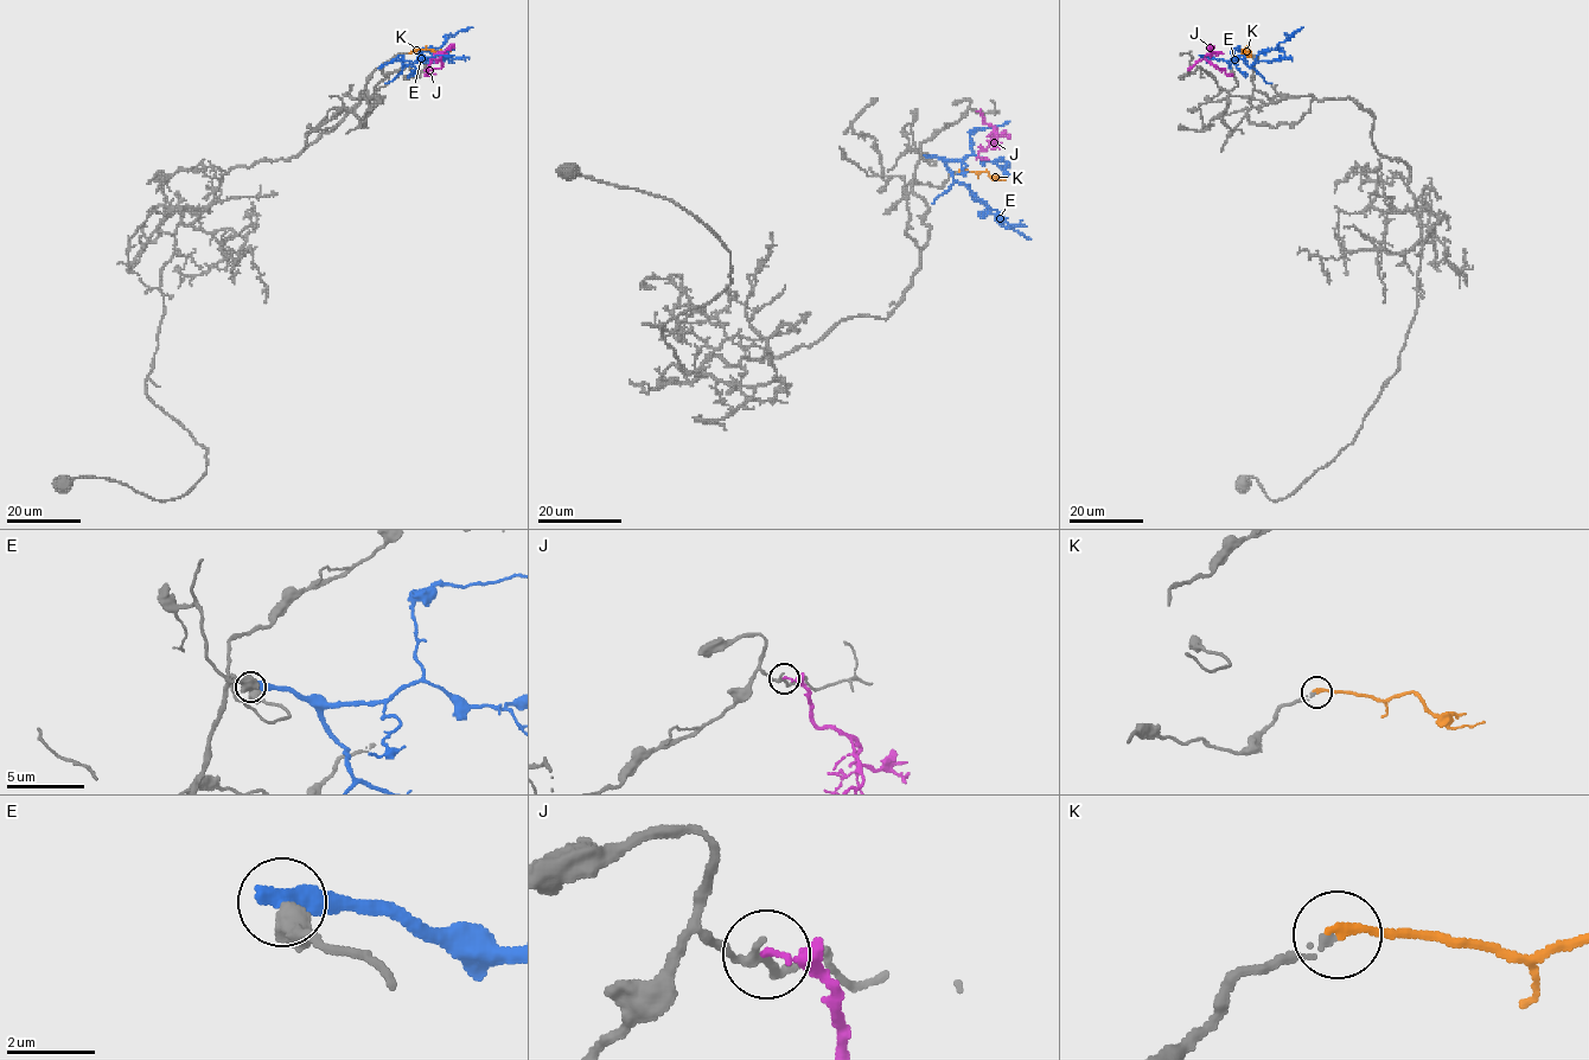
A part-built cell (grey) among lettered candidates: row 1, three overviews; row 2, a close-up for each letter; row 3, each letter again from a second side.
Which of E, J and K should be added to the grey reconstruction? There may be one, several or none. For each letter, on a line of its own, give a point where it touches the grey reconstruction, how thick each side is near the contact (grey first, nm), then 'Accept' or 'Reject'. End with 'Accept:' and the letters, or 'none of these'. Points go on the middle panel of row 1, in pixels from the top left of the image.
E: Touches grey at (926, 155). Thickness 550 nm (grey) against 440 nm. Reject
J: Touches grey at (976, 110). Thickness 180 nm (grey) against 170 nm. Reject
K: Touches grey at (959, 171). Thickness 130 nm (grey) against 190 nm. Accept
Accept: K

